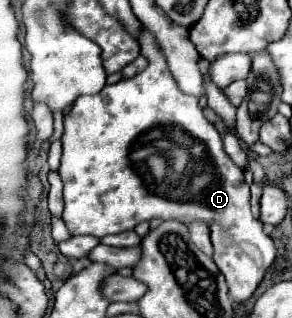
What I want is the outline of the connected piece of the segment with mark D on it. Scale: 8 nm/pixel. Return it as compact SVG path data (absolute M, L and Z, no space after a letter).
M144 26L140 28L140 54L148 60L148 66L138 72L134 78L128 80L120 80L116 84L106 84L98 94L94 96L80 96L76 98L76 102L72 104L72 108L66 112L64 116L64 136L62 136L62 164L60 164L60 176L64 182L64 212L62 212L62 220L66 222L66 214L68 214L68 230L72 236L76 234L92 234L96 238L102 238L106 234L120 234L120 232L128 232L134 230L136 224L144 222L144 220L152 220L152 218L160 218L160 220L180 220L180 222L194 222L194 220L202 220L208 224L210 232L212 232L212 244L214 244L214 262L220 268L220 272L226 278L226 284L230 288L230 296L234 298L234 302L244 302L248 300L254 290L258 288L258 284L264 278L264 272L270 268L270 264L276 258L276 248L274 242L270 240L270 236L264 232L262 222L254 218L252 210L250 210L250 188L244 182L244 172L234 166L234 162L230 160L230 156L224 152L222 146L222 136L216 130L216 126L212 122L208 122L208 118L204 116L204 110L198 106L198 100L194 96L188 96L184 92L180 92L174 76L168 70L166 58L154 38L152 32L148 32Z

